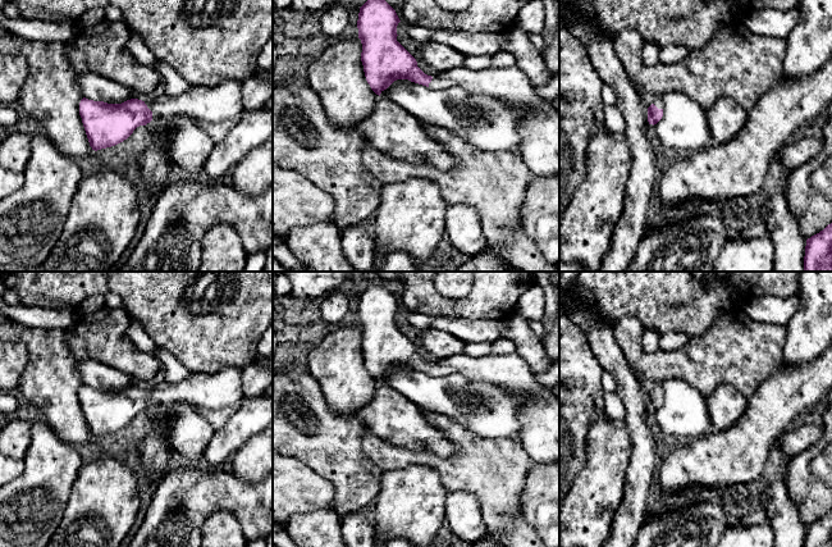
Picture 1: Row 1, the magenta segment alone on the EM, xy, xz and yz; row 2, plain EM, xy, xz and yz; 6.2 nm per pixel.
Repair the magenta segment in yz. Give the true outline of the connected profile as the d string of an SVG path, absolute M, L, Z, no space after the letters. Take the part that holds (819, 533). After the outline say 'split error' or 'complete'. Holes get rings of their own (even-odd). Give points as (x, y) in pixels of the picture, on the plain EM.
M832 510L806 527L804 547L832 547Z; complete

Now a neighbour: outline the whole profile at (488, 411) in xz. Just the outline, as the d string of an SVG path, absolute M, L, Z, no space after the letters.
M408 366L394 368L387 377L381 378L380 383L396 389L420 410L452 418L479 438L521 437L522 427L518 419L518 409L522 400L509 395L502 387L486 382L472 382L460 373L436 377Z

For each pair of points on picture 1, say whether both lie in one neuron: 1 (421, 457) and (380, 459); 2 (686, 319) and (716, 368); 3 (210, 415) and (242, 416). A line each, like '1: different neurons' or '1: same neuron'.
1: same neuron
2: different neurons
3: different neurons

